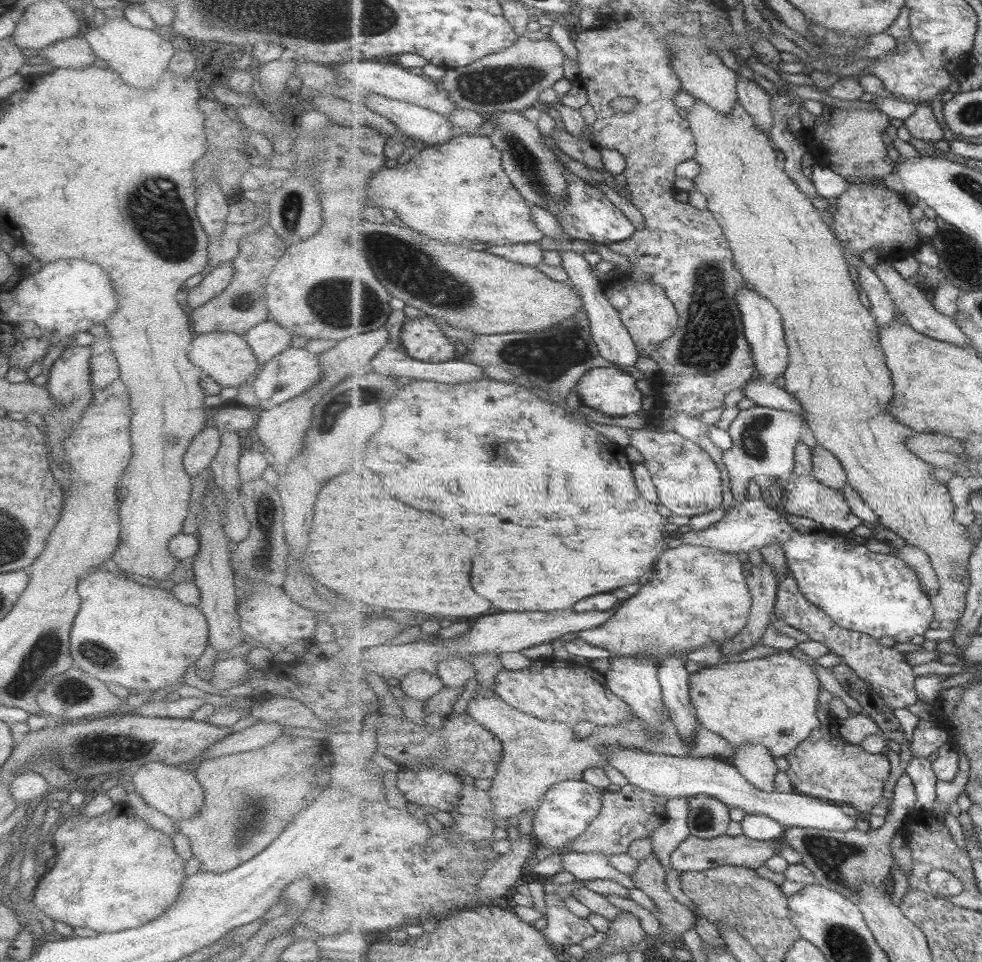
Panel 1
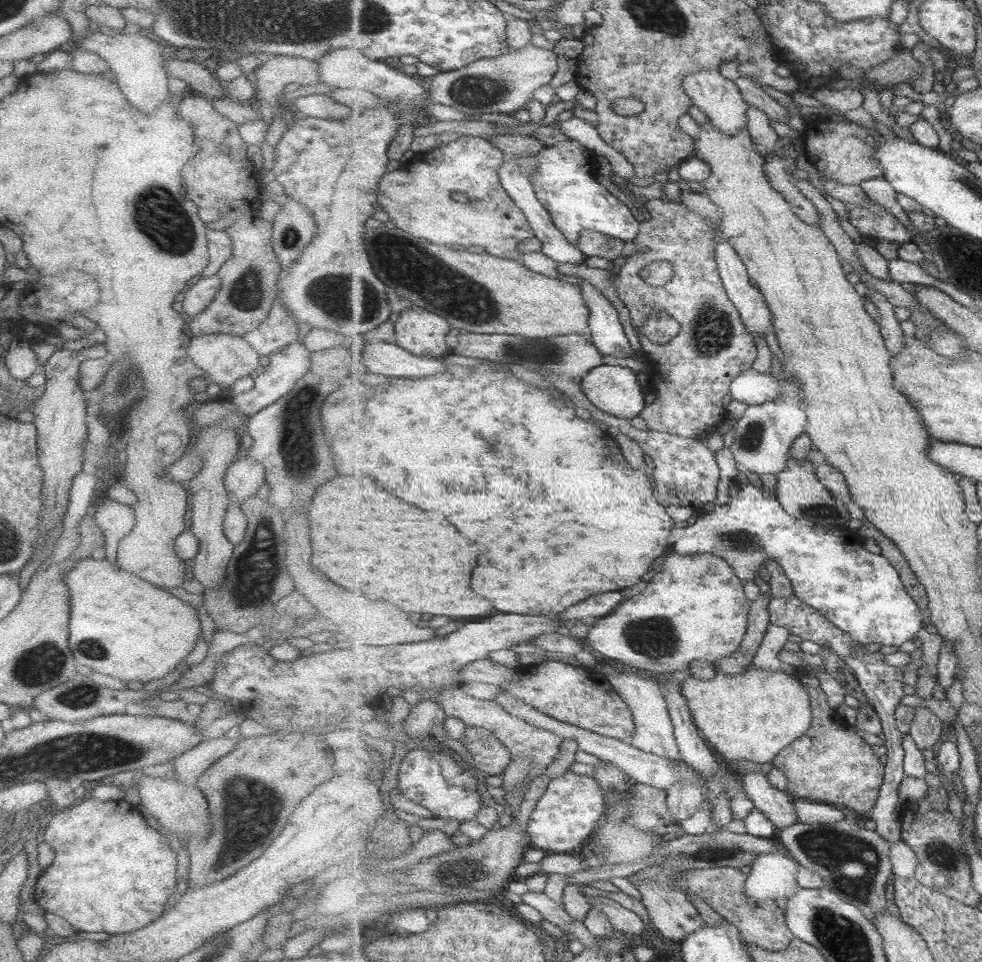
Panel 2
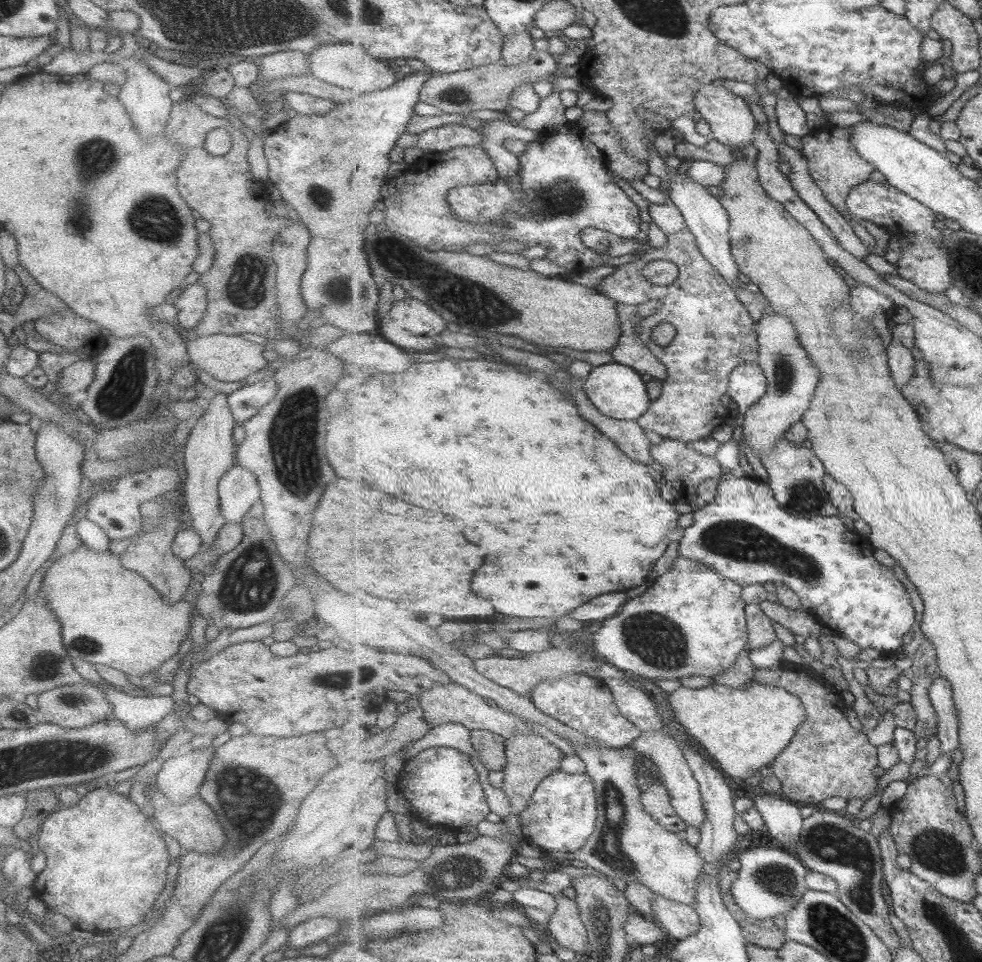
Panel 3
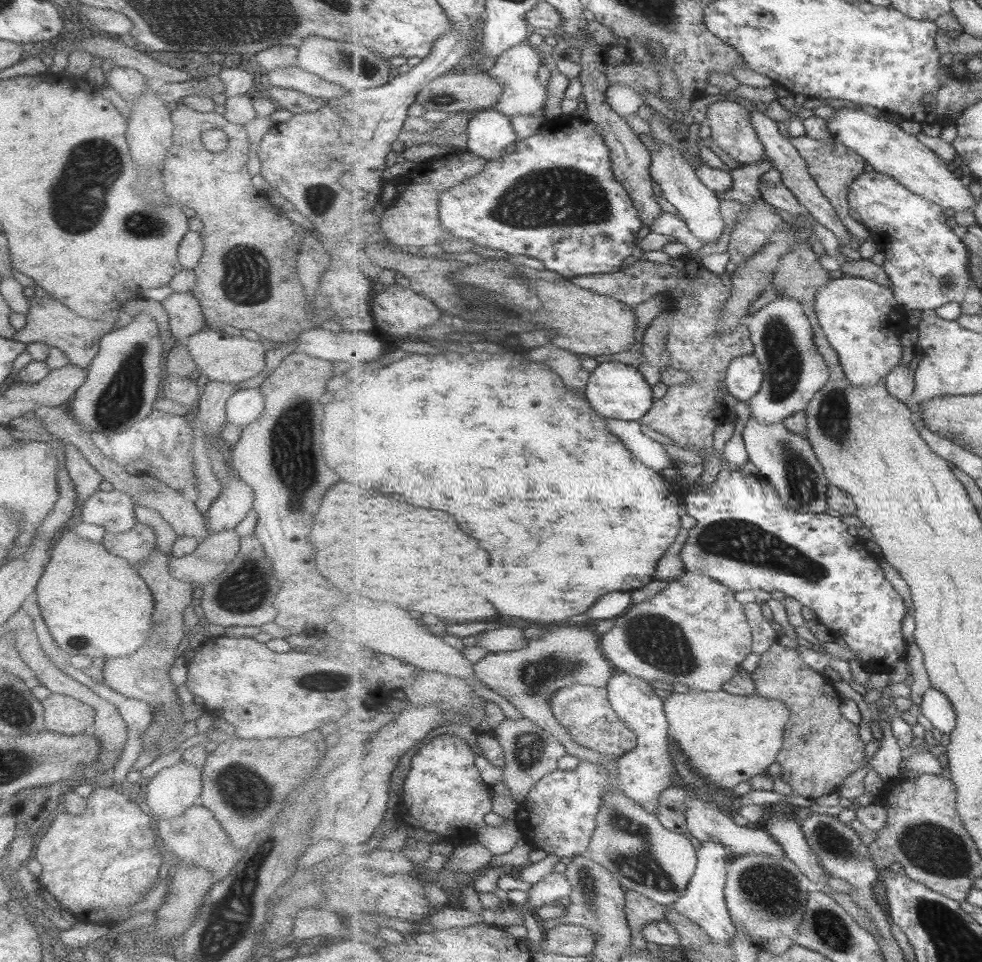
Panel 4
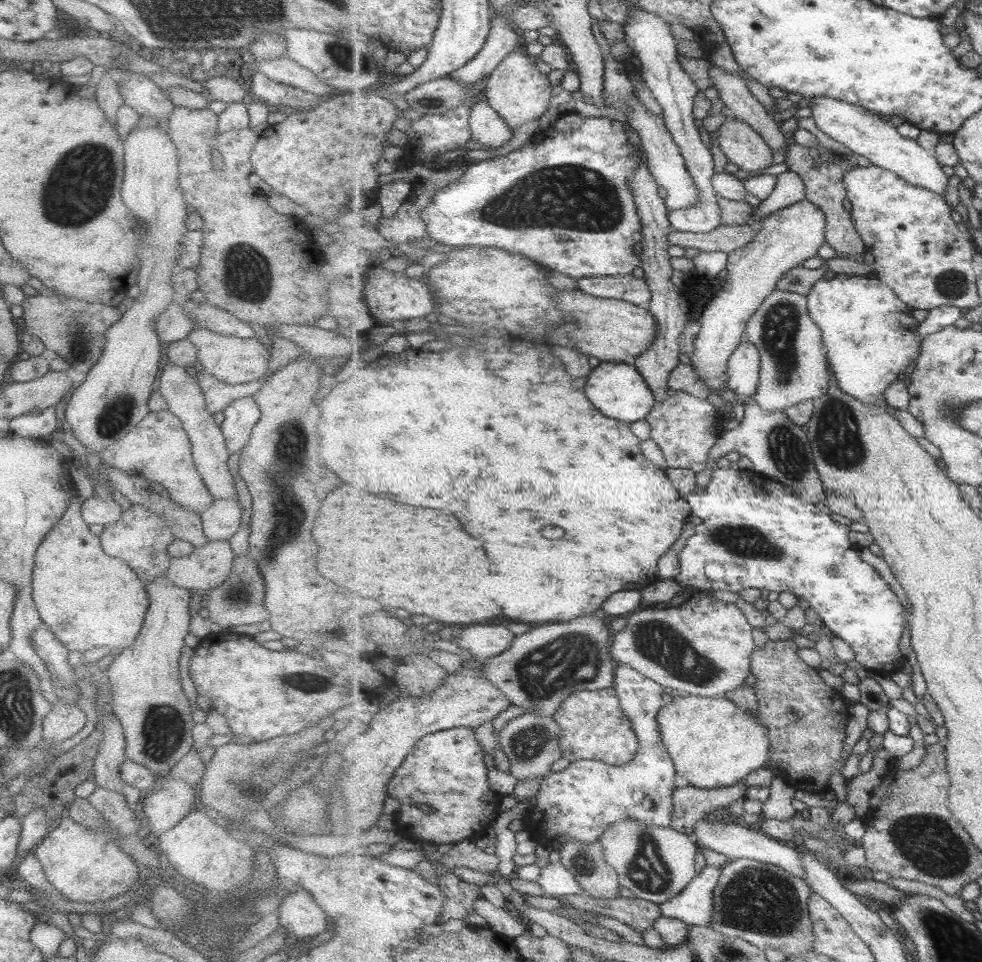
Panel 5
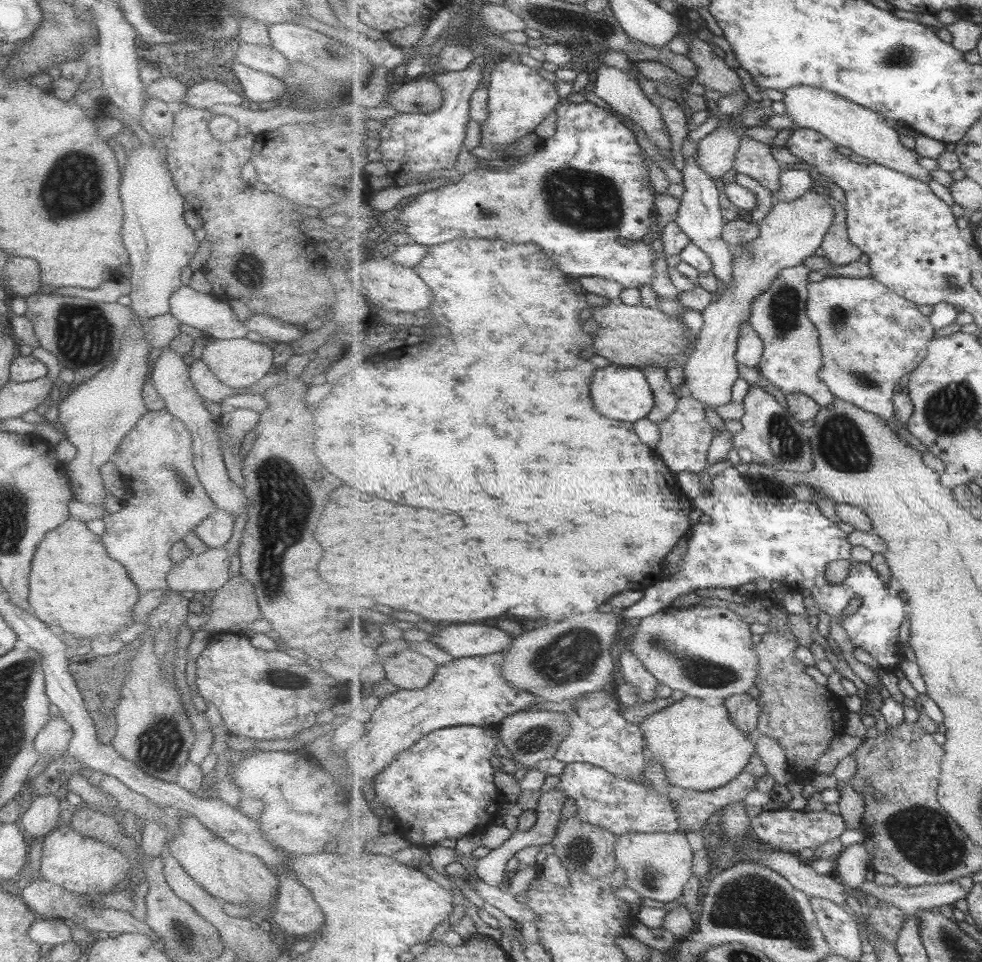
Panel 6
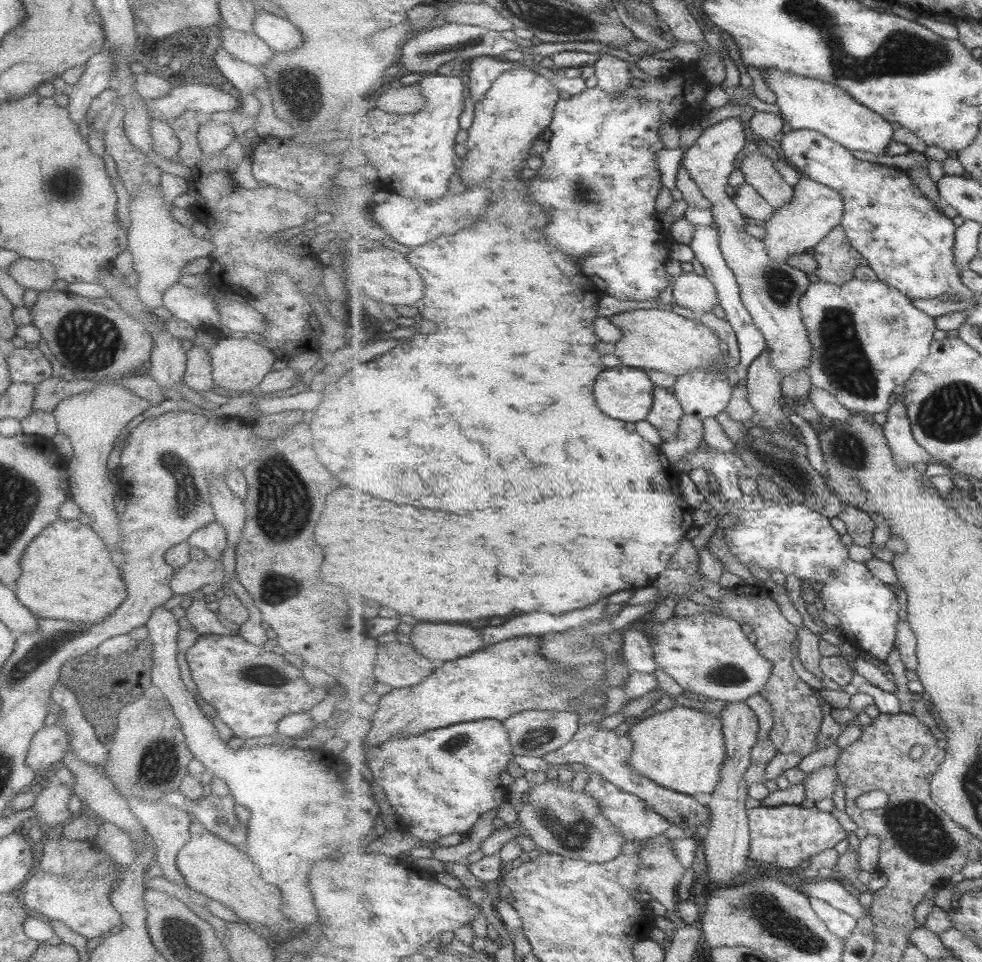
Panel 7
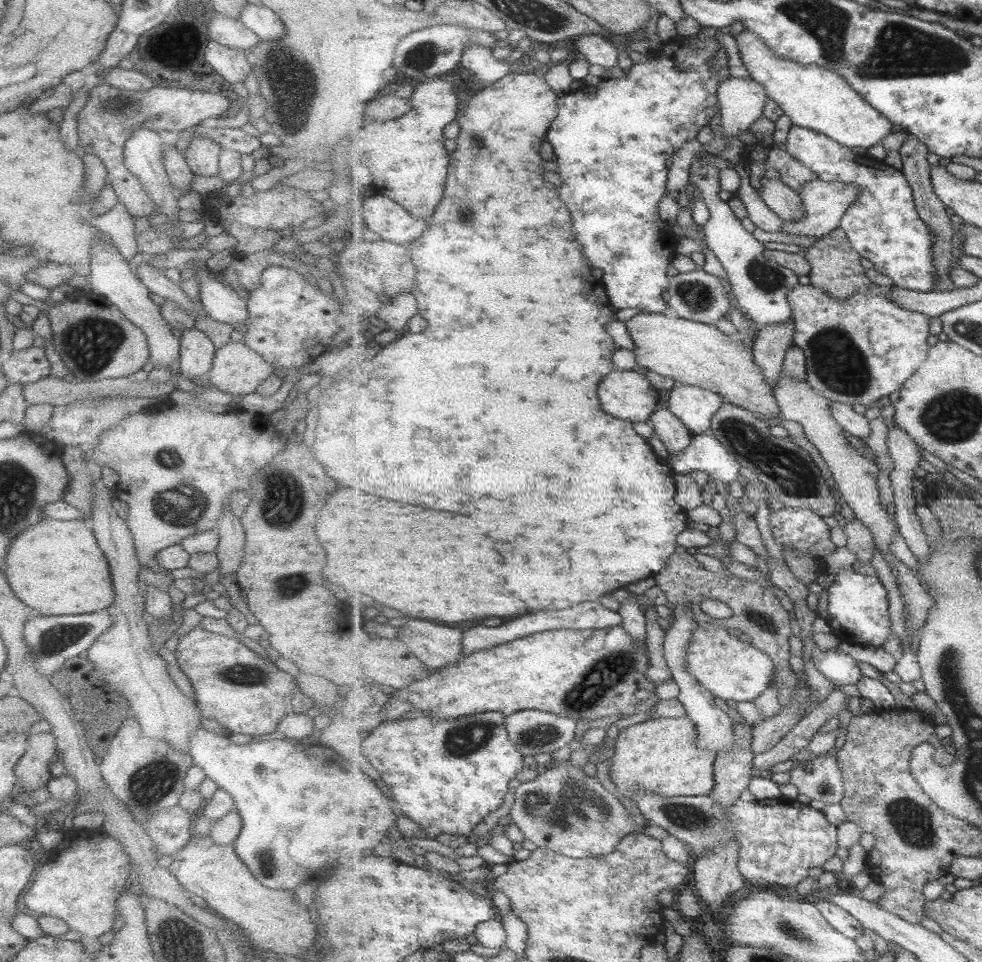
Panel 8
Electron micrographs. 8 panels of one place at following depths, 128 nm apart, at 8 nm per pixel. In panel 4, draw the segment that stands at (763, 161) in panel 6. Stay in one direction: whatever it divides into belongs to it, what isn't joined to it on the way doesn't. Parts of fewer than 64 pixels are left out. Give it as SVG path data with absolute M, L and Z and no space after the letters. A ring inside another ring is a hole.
M727 99L713 103L704 111L707 118L704 121L712 128L712 142L720 147L732 159L742 165L755 164L766 159L766 148L761 143L758 131L755 130L750 112L740 104L740 100Z

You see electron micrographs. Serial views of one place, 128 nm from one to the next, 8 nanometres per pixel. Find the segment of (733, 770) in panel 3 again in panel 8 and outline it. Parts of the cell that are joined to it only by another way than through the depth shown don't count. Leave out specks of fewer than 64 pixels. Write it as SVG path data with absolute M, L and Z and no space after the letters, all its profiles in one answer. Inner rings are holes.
M687 714L679 718L651 718L647 722L635 724L619 732L610 756L610 778L624 800L633 800L634 794L640 794L644 790L667 797L704 797L714 791L714 764L717 757L716 752L706 752L698 746L698 727Z

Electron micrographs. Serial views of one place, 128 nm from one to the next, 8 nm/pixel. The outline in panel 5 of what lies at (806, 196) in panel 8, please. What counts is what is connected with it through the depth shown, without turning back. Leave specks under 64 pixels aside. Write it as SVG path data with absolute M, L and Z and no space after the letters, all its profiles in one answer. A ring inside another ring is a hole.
M806 198L764 218L762 229L753 242L729 255L727 279L702 308L702 329L694 340L694 353L689 357L692 367L710 388L711 397L721 397L721 390L727 388L729 361L746 338L748 322L775 292L777 282L783 280L789 270L819 254L819 248L827 242L827 223L825 211Z

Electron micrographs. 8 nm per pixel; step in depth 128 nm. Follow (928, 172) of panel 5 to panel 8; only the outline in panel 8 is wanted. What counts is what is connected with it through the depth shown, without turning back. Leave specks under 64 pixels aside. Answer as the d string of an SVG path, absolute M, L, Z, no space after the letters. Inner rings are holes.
M751 30L742 31L734 39L740 50L740 58L752 80L765 86L768 96L783 110L785 115L791 118L793 124L830 136L842 146L859 147L865 151L881 144L881 140L885 140L891 132L892 120L868 103L843 76L835 74L833 70L825 70L823 66L803 66L804 64L781 58L771 50L771 46L767 46Z

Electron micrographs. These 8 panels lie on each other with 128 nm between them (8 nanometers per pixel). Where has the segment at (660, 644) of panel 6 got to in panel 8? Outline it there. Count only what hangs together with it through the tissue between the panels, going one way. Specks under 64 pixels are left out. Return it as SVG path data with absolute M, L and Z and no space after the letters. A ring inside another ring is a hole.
M701 625L695 631L687 660L689 672L701 684L723 700L735 700L739 703L754 701L759 698L774 680L777 668L769 653L754 647L750 641L742 642L735 636L730 636L729 627L721 625Z

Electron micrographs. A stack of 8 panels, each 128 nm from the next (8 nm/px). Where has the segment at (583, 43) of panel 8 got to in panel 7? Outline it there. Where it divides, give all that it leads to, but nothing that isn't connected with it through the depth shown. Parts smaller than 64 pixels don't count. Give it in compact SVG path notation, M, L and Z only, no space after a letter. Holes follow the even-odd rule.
M600 54L593 66L596 69L597 87L608 92L610 95L618 95L623 91L633 88L631 86L631 64L625 60L611 56L611 54Z

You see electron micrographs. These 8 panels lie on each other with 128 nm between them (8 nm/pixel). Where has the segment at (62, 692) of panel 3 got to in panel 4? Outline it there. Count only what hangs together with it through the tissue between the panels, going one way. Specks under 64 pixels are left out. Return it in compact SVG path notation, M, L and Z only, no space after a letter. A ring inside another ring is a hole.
M51 693L40 701L44 706L44 730L71 736L90 730L94 724L93 708L75 698Z

